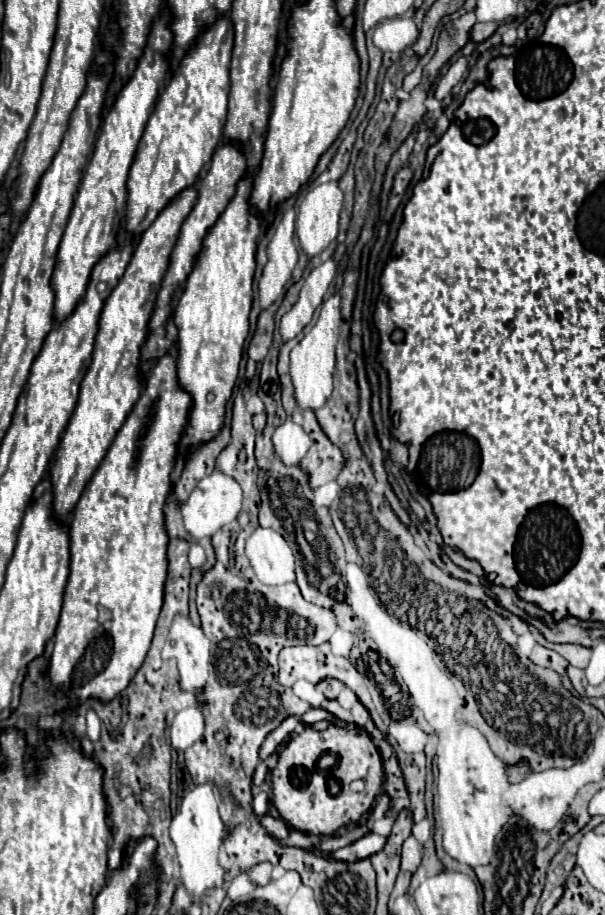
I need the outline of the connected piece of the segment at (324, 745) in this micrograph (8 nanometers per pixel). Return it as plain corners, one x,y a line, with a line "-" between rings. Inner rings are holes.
330,724
318,732
306,726
290,738
278,756
278,764
272,770
272,802
292,828
316,836
330,836
340,826
358,822
372,808
382,788
382,778
380,752
364,728
-
354,780
364,782
362,792
350,788

